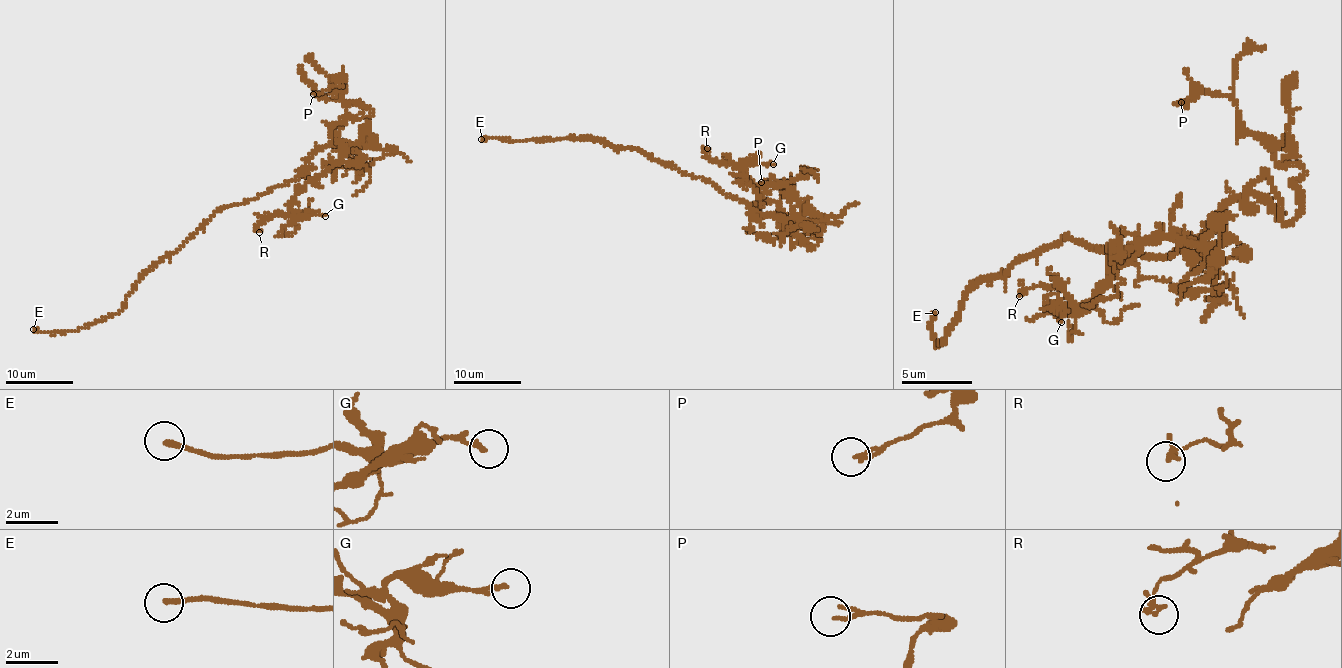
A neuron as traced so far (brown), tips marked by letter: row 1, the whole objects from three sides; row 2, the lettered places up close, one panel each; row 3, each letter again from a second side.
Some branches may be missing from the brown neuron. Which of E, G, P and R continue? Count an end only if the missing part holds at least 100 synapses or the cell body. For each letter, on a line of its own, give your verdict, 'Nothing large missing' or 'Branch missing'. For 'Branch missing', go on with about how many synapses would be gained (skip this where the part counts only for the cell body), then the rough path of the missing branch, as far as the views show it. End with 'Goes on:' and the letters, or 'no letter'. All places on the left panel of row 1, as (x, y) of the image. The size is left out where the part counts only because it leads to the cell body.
E: Branch missing. Course of what is missing: (33, 329), (8, 324), (3, 318), (6, 316)
G: Nothing large missing
P: Nothing large missing
R: Nothing large missing
Goes on: E

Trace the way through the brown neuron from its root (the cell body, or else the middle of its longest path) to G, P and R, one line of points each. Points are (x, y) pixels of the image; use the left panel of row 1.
G: (277, 187), (296, 178), (325, 146), (354, 145), (291, 202), (293, 221), (325, 216)
P: (277, 187), (327, 147), (350, 102), (371, 116), (338, 99), (337, 77), (313, 94)
R: (277, 187), (296, 178), (325, 146), (354, 145), (296, 196), (291, 202), (294, 215), (269, 216), (259, 232)

